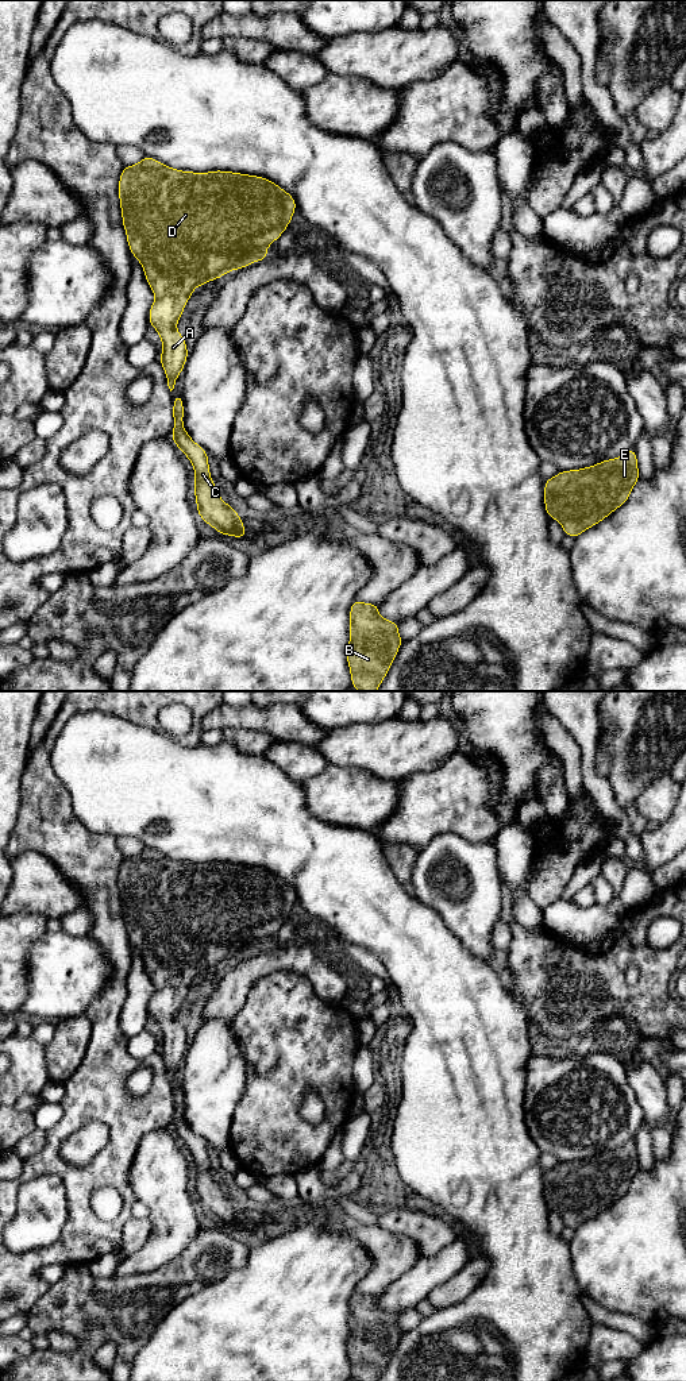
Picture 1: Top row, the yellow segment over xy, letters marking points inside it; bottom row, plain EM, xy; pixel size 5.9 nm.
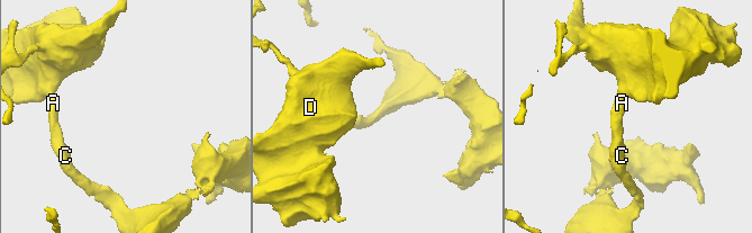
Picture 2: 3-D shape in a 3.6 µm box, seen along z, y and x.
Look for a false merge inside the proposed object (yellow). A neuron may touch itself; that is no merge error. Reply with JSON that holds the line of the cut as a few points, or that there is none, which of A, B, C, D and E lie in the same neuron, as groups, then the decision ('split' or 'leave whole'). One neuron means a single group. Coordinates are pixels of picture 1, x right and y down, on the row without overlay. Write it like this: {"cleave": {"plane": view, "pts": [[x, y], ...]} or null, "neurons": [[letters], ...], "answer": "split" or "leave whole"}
{"cleave": null, "neurons": [["A", "B", "C", "D", "E"]], "answer": "leave whole"}

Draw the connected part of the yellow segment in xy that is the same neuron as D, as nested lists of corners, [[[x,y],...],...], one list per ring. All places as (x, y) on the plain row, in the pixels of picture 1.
[[[146,846],[136,856],[123,859],[117,884],[130,944],[140,953],[155,987],[149,1015],[163,1035],[159,1053],[172,1083],[189,1048],[176,1017],[193,981],[231,961],[265,952],[269,948],[265,940],[288,919],[297,895],[265,868],[224,861],[184,863]]]

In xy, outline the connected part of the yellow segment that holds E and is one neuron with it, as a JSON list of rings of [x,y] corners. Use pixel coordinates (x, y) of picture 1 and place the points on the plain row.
[[[635,1138],[616,1150],[606,1150],[585,1160],[559,1162],[554,1169],[544,1170],[547,1207],[560,1214],[566,1227],[575,1230],[624,1196],[639,1170]]]

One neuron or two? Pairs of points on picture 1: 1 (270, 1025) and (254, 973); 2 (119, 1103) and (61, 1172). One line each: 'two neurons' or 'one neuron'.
1: two neurons
2: one neuron

